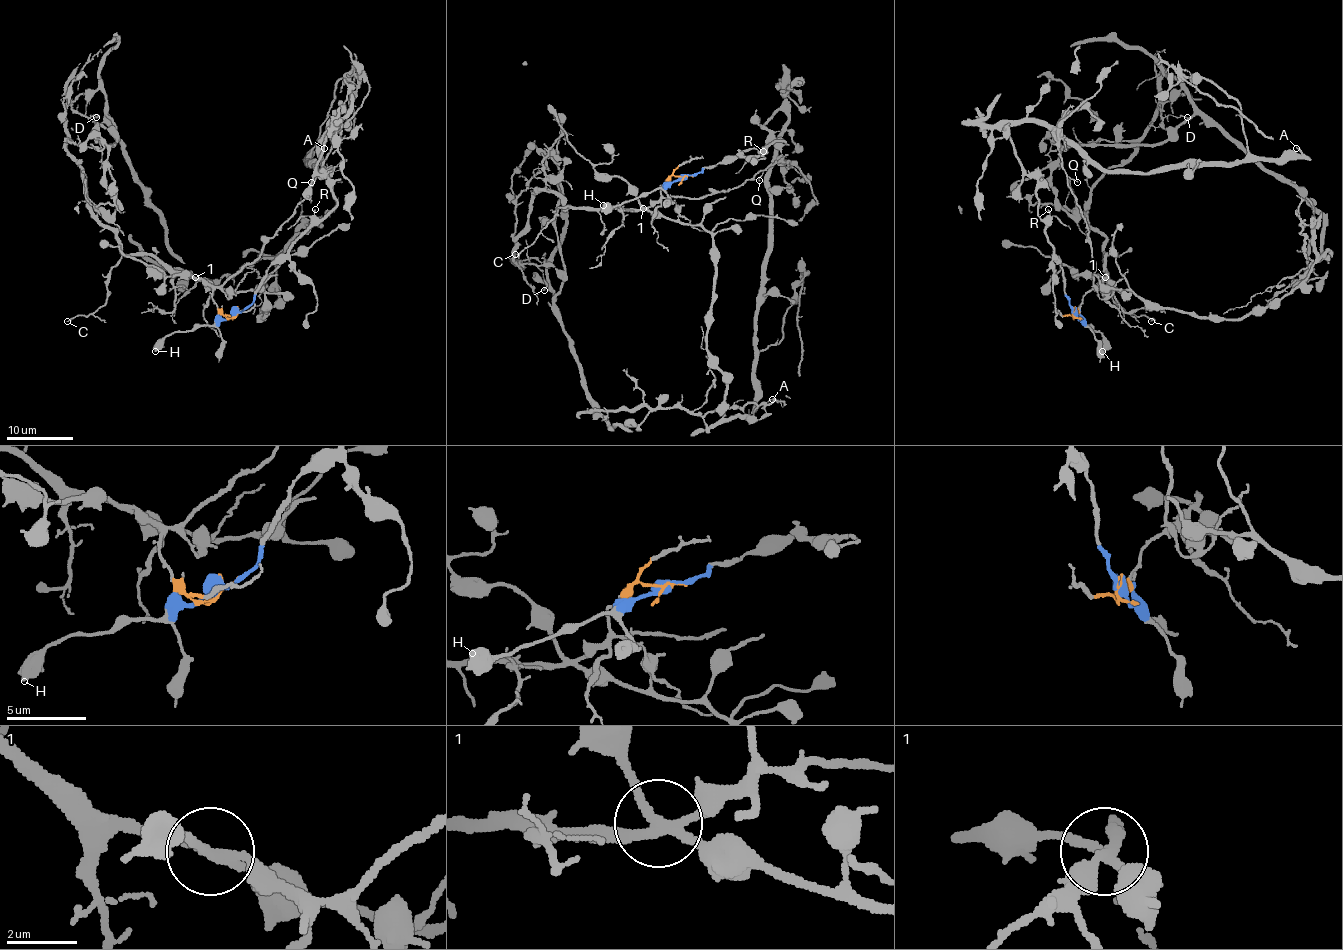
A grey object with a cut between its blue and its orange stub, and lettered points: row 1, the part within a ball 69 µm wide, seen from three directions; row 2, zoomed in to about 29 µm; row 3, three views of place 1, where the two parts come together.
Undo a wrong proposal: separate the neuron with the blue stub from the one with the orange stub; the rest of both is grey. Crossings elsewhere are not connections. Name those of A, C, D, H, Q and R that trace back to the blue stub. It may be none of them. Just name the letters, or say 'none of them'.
A, H, R

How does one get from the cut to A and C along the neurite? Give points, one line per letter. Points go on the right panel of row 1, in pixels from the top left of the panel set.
A: (1074, 312), (1037, 214), (1037, 180), (1007, 132), (1012, 124), (1056, 126), (1109, 170), (1298, 159), (1296, 147)
C: (1074, 312), (1074, 317), (1084, 297), (1104, 278), (1105, 255), (1102, 262), (1114, 302), (1150, 321)

